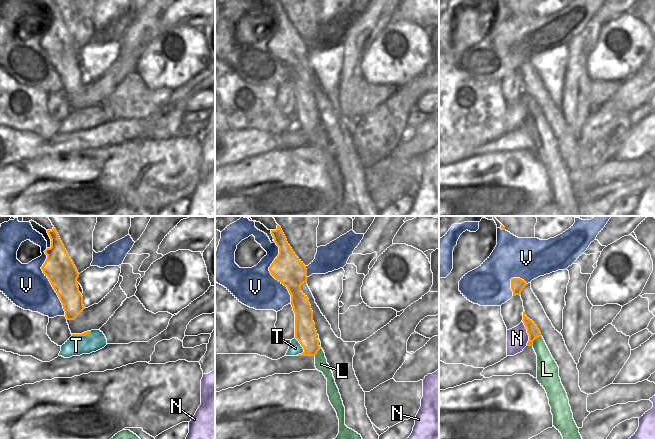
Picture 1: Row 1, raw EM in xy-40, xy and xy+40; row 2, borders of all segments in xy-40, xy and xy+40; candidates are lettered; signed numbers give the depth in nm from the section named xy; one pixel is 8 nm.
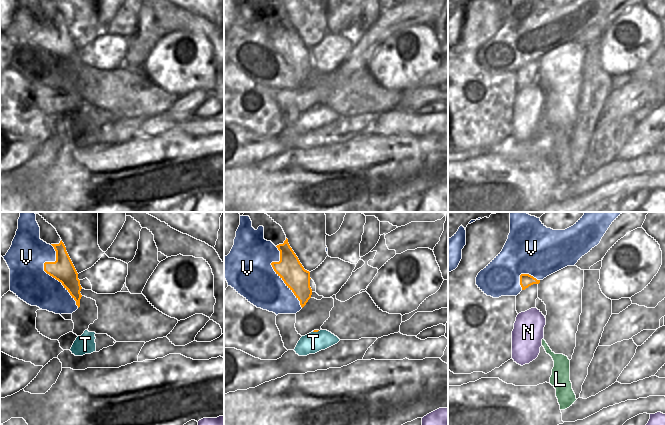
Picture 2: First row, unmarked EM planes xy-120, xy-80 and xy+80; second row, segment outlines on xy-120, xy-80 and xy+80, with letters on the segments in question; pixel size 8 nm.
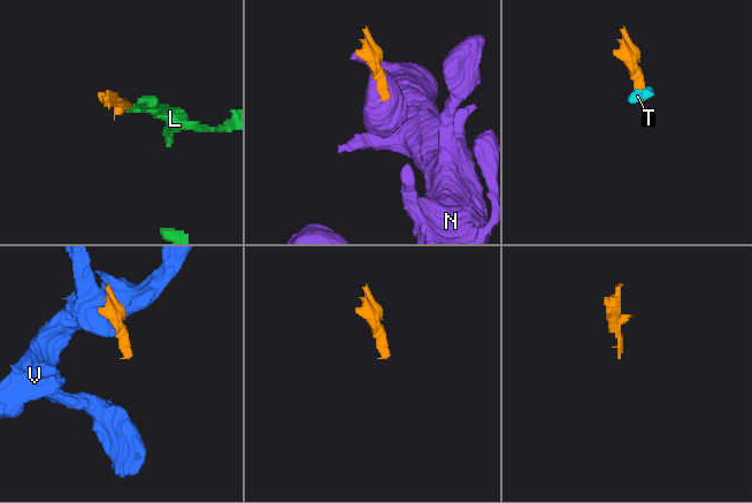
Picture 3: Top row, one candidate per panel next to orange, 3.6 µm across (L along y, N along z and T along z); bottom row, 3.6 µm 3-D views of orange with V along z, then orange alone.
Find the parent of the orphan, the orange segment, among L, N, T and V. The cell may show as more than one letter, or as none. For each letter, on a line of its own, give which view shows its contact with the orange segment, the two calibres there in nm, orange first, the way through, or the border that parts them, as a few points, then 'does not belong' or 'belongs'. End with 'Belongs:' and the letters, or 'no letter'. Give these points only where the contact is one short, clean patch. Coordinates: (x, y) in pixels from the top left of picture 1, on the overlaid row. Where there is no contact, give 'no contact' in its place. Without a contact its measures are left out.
L: meets orange in xy+40; 90 nm thick on the orange side, 160 nm on the other; runs through xy+40 (532, 330), (534, 339), (543, 353), (546, 366); belongs
N: meets orange in xy+40; 90 nm thick on the orange side, 180 nm on the other; border along xy+40 (522, 320), (528, 335), (527, 345); does not belong
T: meets orange in xy; 170 nm thick on the orange side, 110 nm on the other; does not belong
V: meets orange in xy-40; 240 nm thick on the orange side, 340 nm on the other; does not belong
Belongs: L

